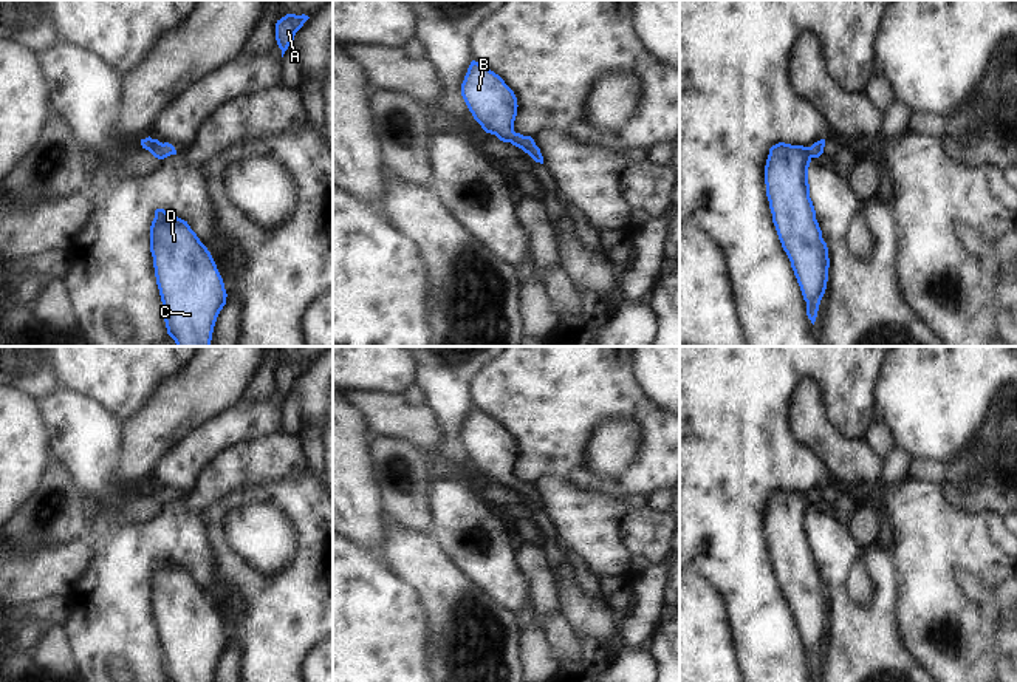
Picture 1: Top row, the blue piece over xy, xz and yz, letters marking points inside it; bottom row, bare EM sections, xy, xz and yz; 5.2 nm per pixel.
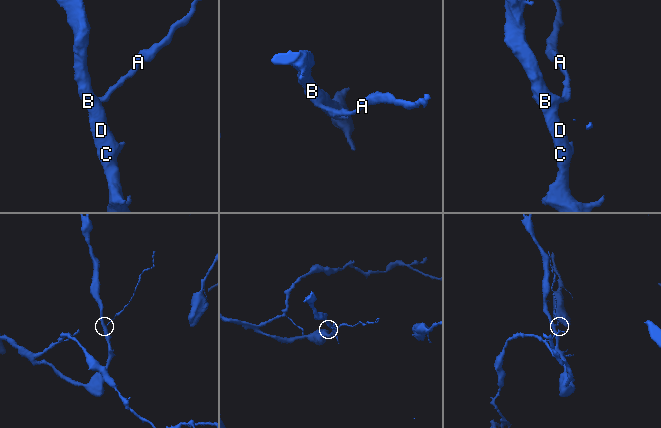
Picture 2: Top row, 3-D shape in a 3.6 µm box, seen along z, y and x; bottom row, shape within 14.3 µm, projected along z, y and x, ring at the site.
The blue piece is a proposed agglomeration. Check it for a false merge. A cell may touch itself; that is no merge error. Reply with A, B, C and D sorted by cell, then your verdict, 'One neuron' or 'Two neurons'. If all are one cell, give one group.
Groups: A B C D. One neuron

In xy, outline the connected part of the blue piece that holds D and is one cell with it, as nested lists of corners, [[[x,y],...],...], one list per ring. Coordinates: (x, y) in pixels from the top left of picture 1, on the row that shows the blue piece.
[[[164,209],[155,210],[150,252],[167,334],[176,346],[211,346],[228,297],[211,252],[187,221]]]

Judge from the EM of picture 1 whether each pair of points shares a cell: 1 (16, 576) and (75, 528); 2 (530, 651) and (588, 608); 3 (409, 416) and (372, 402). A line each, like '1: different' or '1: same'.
1: different
2: different
3: same

